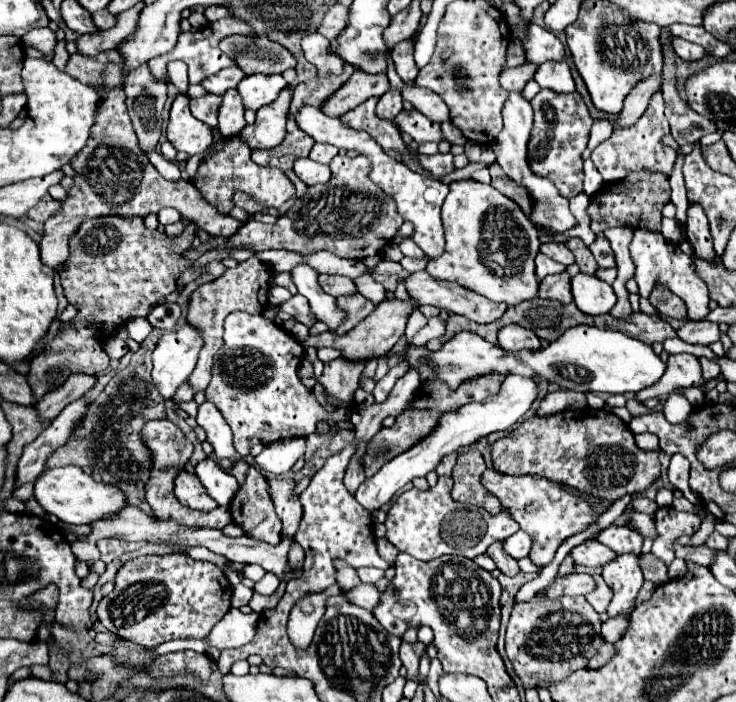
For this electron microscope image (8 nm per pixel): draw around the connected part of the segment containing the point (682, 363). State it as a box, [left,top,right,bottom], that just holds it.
[635,354,705,402]

